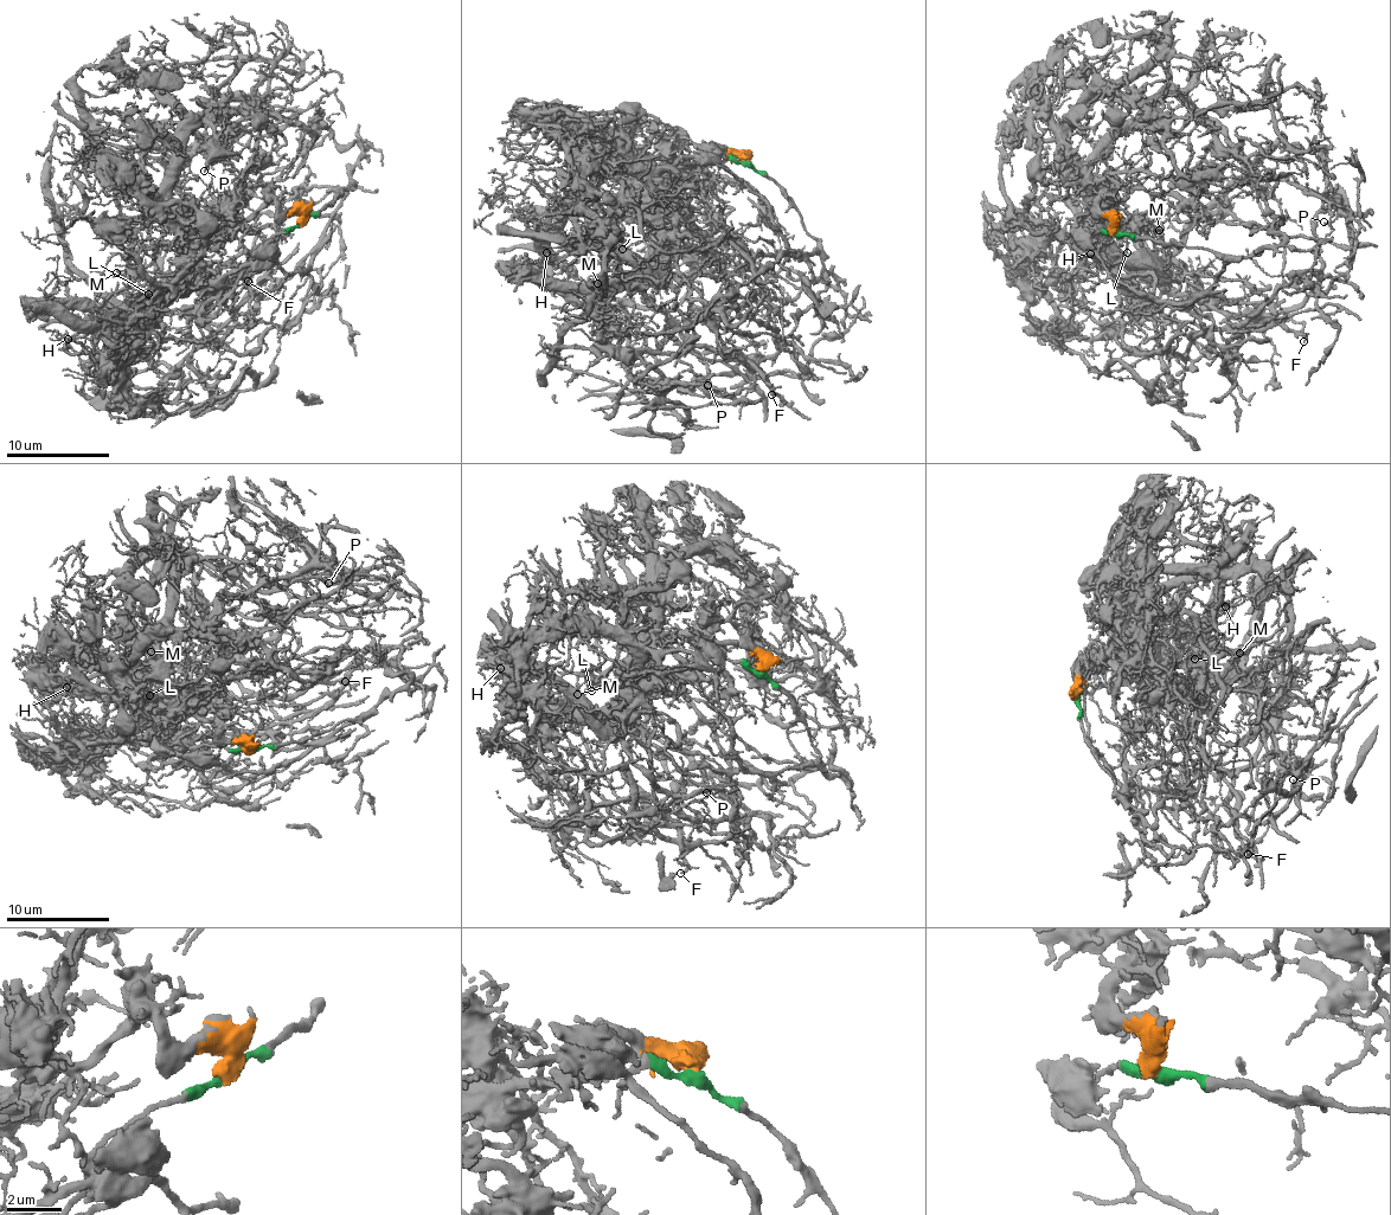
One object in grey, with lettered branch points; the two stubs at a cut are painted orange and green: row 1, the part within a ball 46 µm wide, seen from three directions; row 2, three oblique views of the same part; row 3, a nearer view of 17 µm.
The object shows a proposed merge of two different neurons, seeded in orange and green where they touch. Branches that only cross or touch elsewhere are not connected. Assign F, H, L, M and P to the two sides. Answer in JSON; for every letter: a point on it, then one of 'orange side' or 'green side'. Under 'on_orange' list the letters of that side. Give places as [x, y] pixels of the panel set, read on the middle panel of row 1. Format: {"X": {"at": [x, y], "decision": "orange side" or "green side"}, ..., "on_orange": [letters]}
{"F": {"at": [771, 394], "decision": "orange side"}, "H": {"at": [546, 252], "decision": "orange side"}, "L": {"at": [622, 249], "decision": "orange side"}, "M": {"at": [597, 283], "decision": "orange side"}, "P": {"at": [707, 385], "decision": "orange side"}, "on_orange": ["F", "H", "L", "M", "P"]}

